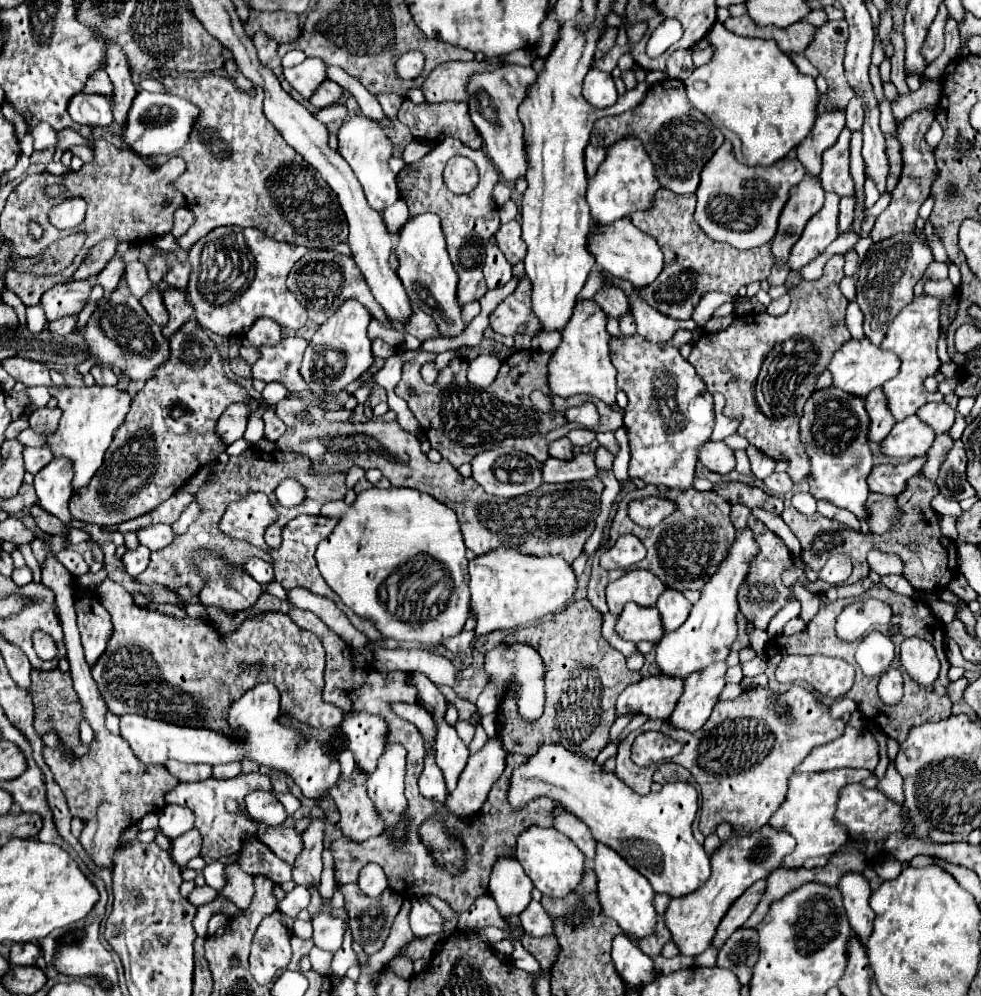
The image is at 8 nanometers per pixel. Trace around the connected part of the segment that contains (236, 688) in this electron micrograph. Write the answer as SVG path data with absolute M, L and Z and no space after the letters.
M104 579L98 587L98 597L102 605L106 605L112 615L114 633L106 645L102 657L92 665L92 677L108 705L108 709L122 717L126 713L142 715L148 719L168 721L176 725L210 725L212 729L226 729L222 721L226 707L238 699L246 689L270 681L280 691L280 707L282 713L294 715L298 721L308 723L316 729L338 727L342 723L342 709L334 707L334 703L322 701L324 687L324 649L318 637L310 631L300 629L288 615L284 613L258 613L248 617L228 635L218 633L218 629L202 619L174 619L170 615L162 615L144 607L138 607L132 595L110 579Z

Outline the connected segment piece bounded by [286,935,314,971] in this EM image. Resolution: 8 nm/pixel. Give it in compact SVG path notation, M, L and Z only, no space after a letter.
M291 935L290 943L293 955L286 969L297 971L299 970L300 957L302 957L304 953L308 953L314 943L312 943L312 939L300 939L300 937L296 937L296 935Z

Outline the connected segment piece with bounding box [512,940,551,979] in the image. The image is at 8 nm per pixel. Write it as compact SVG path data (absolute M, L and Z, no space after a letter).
M519 940L514 941L512 962L513 965L519 969L528 971L530 973L539 972L545 975L548 979L551 978L549 971L541 971L539 963L530 953L528 953Z

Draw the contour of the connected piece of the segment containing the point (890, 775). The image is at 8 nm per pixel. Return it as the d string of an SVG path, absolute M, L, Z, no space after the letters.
M890 763L888 771L884 775L882 781L878 781L876 785L878 789L882 789L882 793L886 793L886 797L890 797L892 801L898 801L898 805L902 805L902 775L896 771L896 767Z

